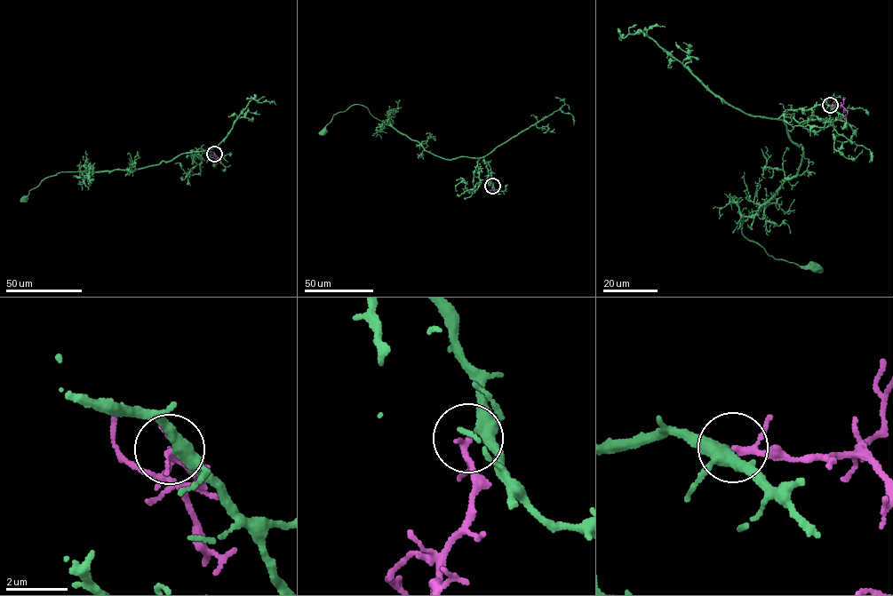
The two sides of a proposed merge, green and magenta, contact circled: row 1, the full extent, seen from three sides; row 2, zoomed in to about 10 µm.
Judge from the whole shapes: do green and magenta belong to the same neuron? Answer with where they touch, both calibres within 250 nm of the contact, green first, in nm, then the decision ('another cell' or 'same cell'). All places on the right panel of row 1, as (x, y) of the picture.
place (830, 105); calibres 300 and 150 nm; same cell

